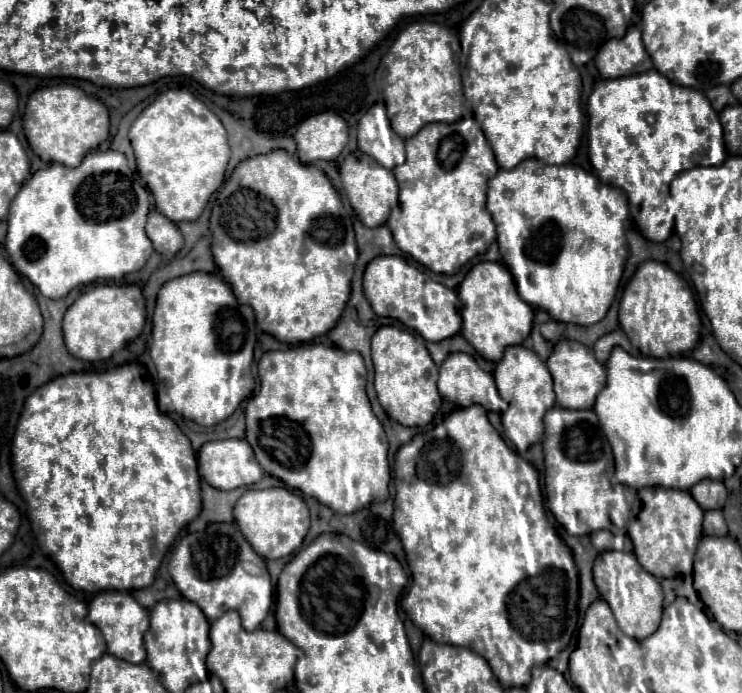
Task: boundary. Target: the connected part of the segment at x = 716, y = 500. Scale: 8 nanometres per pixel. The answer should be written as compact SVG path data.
M704 479L704 481L696 483L690 489L690 493L700 503L702 509L722 509L726 503L726 487L722 481Z

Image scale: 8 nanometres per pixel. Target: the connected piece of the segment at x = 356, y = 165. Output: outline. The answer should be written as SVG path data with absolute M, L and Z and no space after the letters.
M354 151L340 165L340 177L342 177L342 185L346 189L348 201L350 201L352 209L356 211L356 215L360 217L360 221L370 229L384 225L398 199L398 183L396 183L394 173L384 169L382 165L378 165L372 157L364 155L362 151Z

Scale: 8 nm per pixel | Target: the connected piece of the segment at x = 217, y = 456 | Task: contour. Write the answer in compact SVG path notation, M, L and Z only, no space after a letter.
M246 439L210 441L202 445L198 453L198 473L208 485L224 491L254 485L264 475Z

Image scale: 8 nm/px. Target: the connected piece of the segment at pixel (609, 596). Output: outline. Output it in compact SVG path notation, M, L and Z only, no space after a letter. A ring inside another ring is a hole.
M604 551L598 555L594 561L594 583L598 587L600 597L610 605L620 629L632 637L632 639L646 639L652 635L662 617L662 587L660 581L644 571L636 559L634 553L624 553L624 551Z

